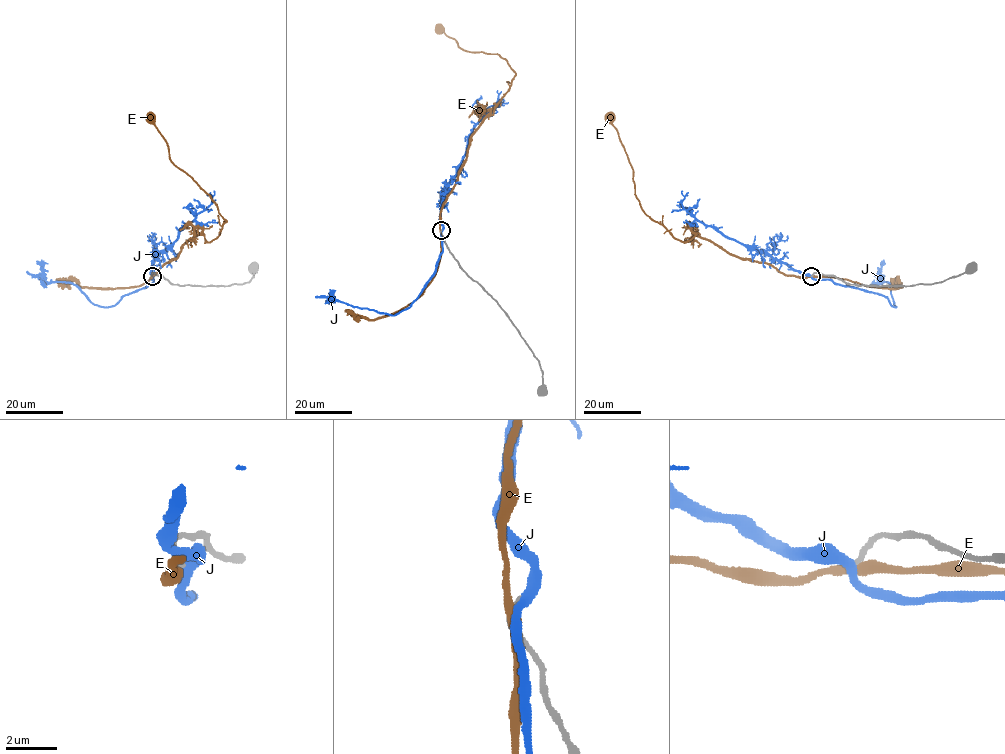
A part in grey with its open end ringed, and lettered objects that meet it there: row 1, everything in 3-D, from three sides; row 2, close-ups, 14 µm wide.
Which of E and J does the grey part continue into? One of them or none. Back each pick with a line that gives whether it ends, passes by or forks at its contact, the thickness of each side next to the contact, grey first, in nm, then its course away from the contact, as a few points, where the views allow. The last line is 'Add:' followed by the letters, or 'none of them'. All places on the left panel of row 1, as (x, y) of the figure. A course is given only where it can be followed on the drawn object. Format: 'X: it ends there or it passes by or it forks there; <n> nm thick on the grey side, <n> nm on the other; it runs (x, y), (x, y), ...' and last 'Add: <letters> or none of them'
J: it passes by; 200 nm thick on the grey side, 380 nm on the other; it runs (152, 276), (146, 287), (100, 306), (71, 283), (47, 281), (36, 261)
Add: J

